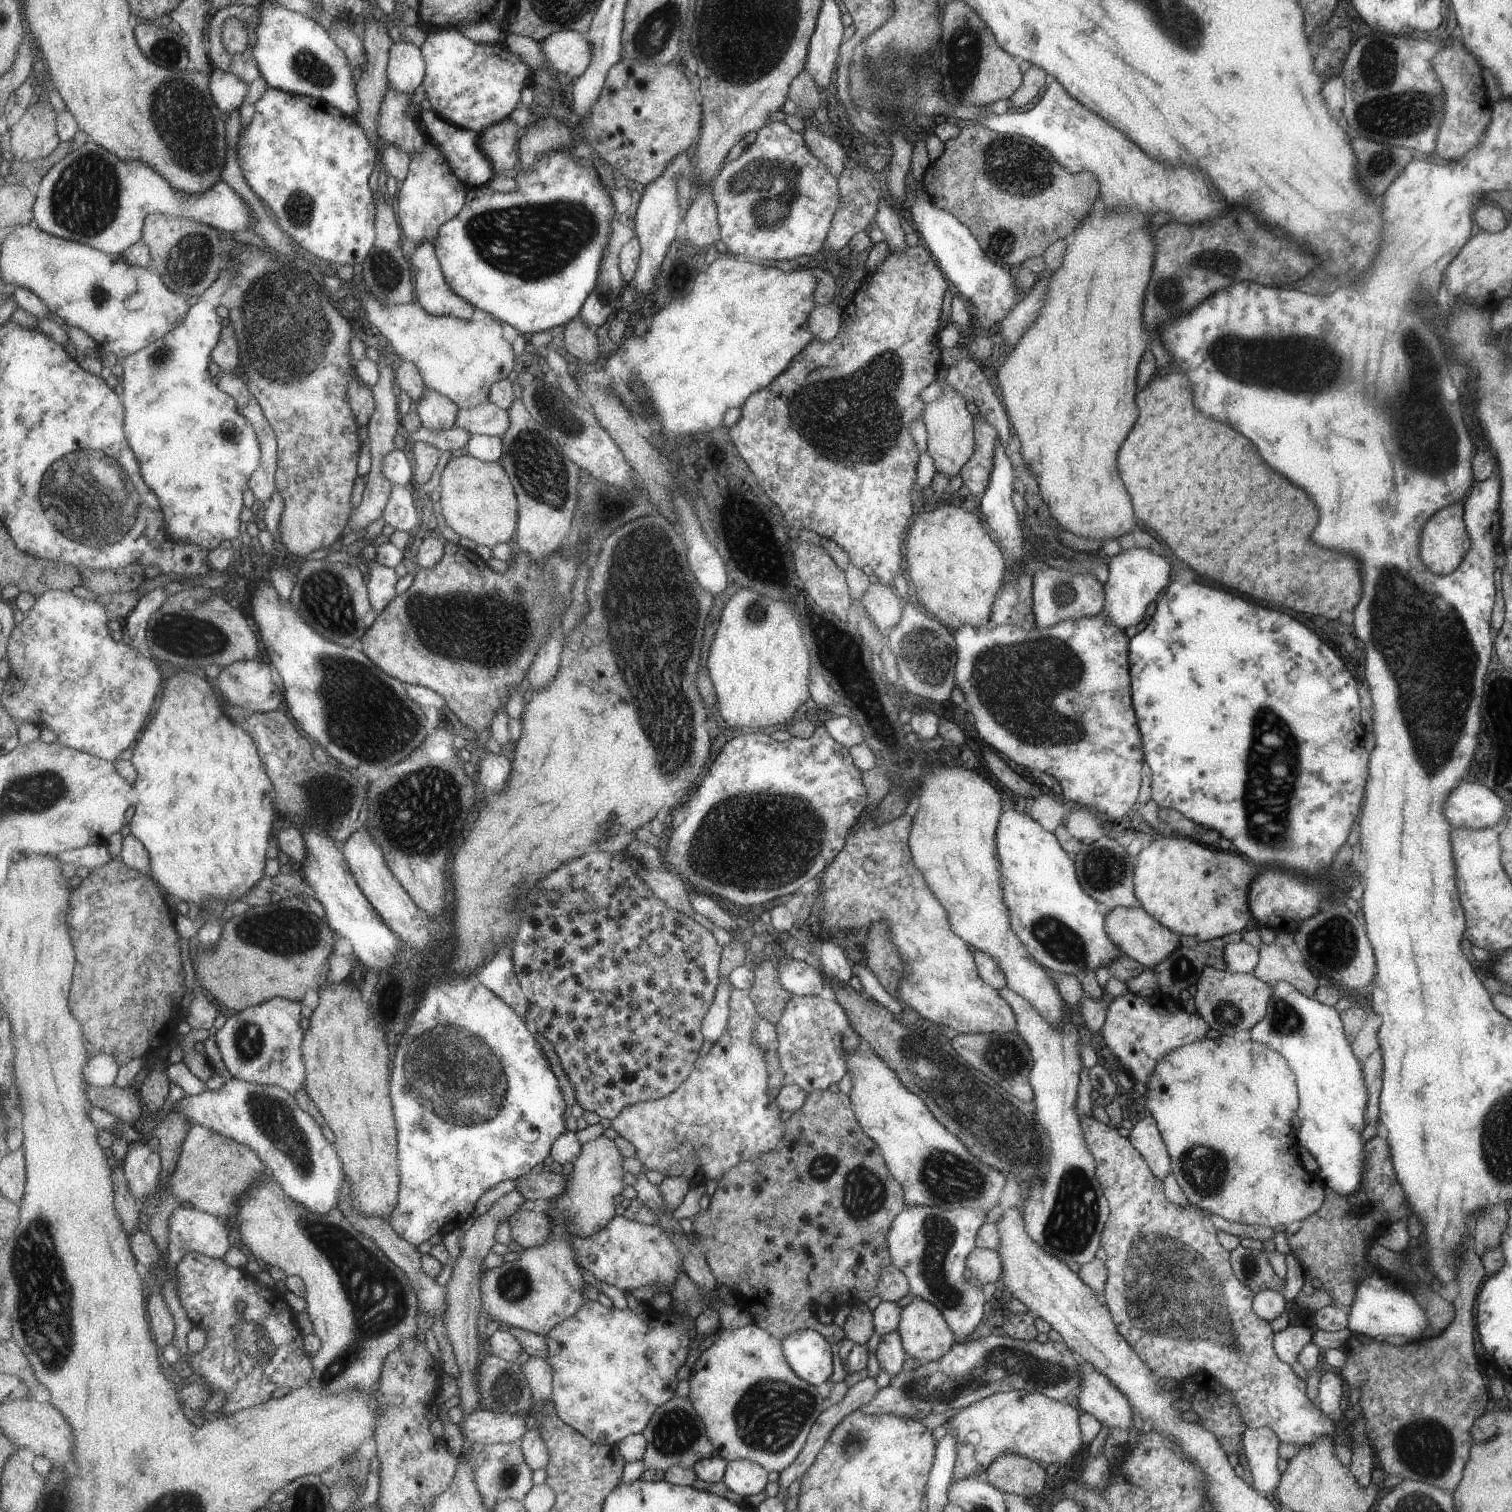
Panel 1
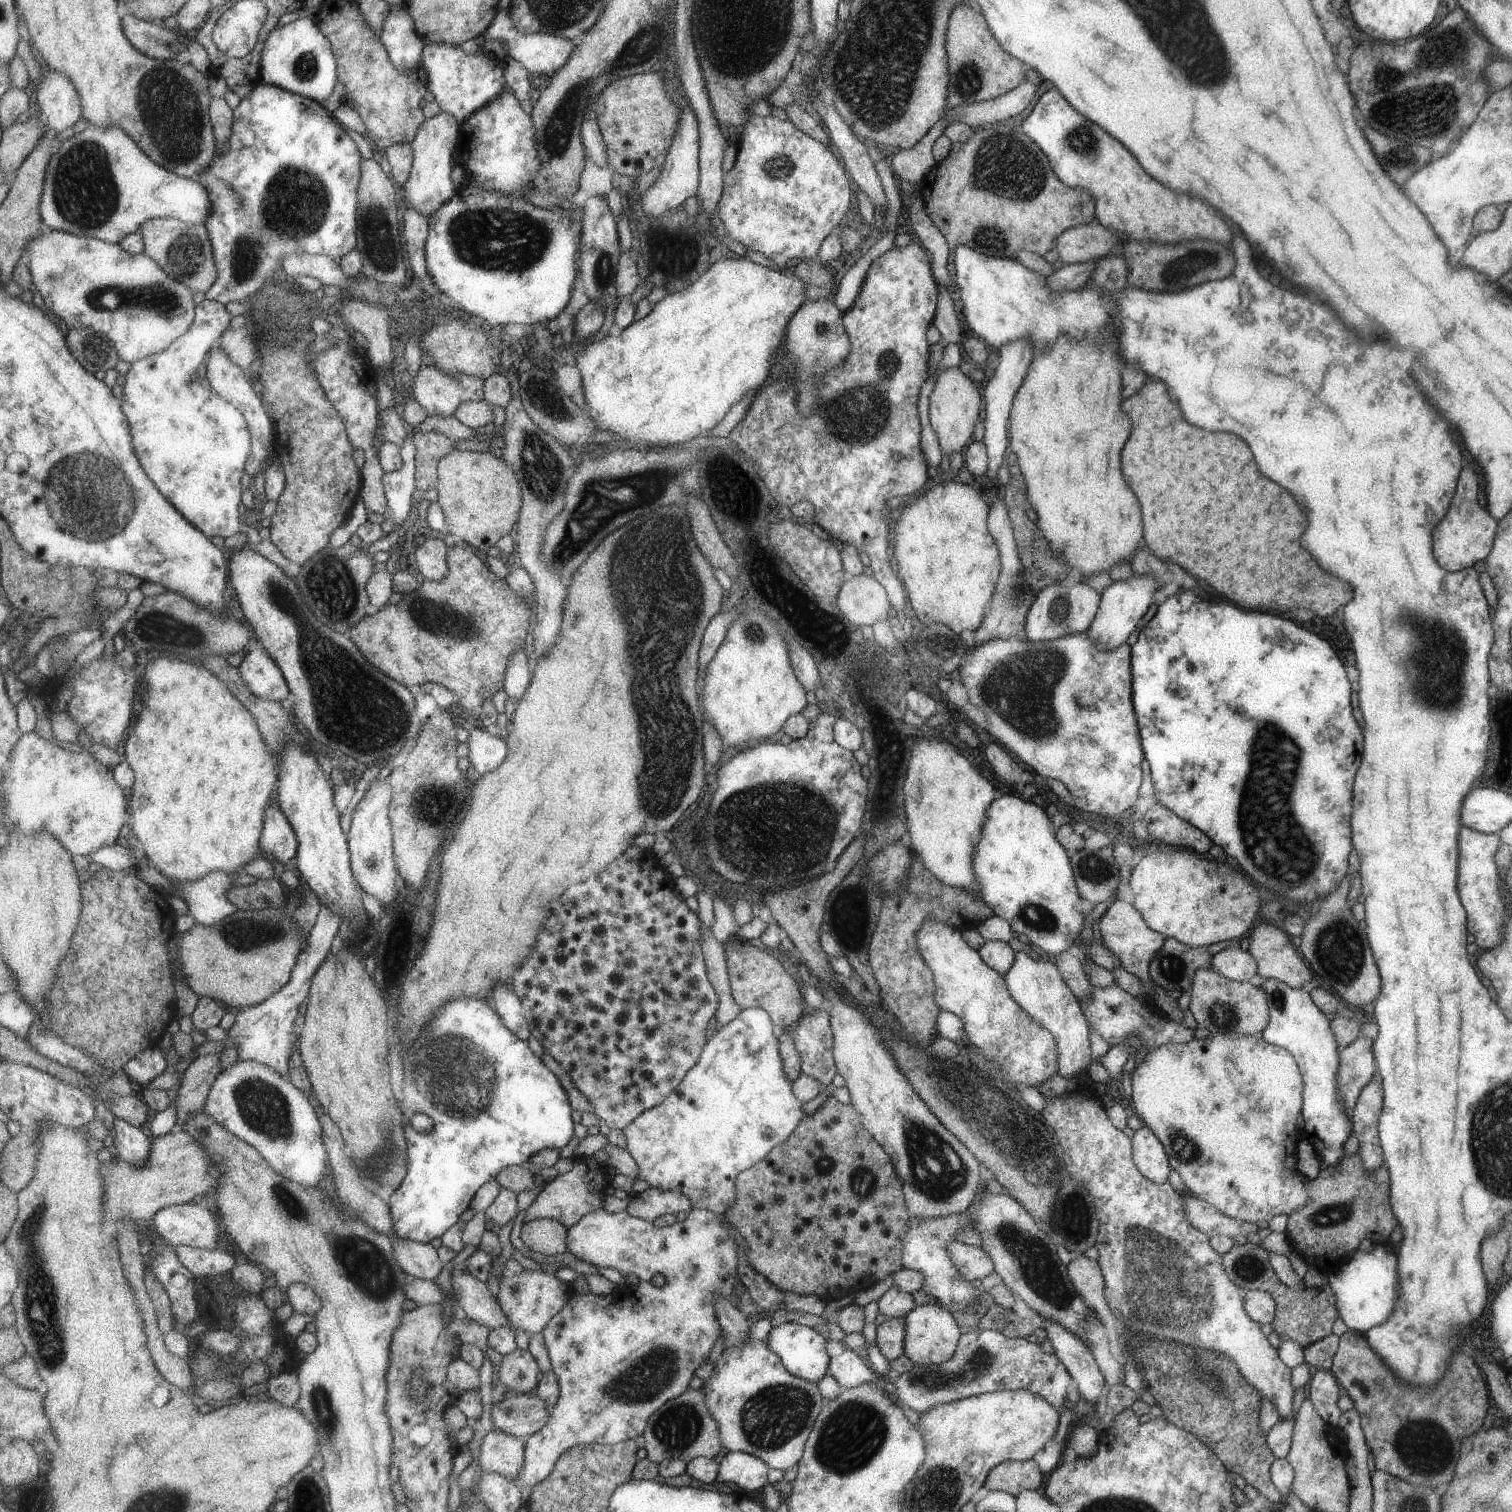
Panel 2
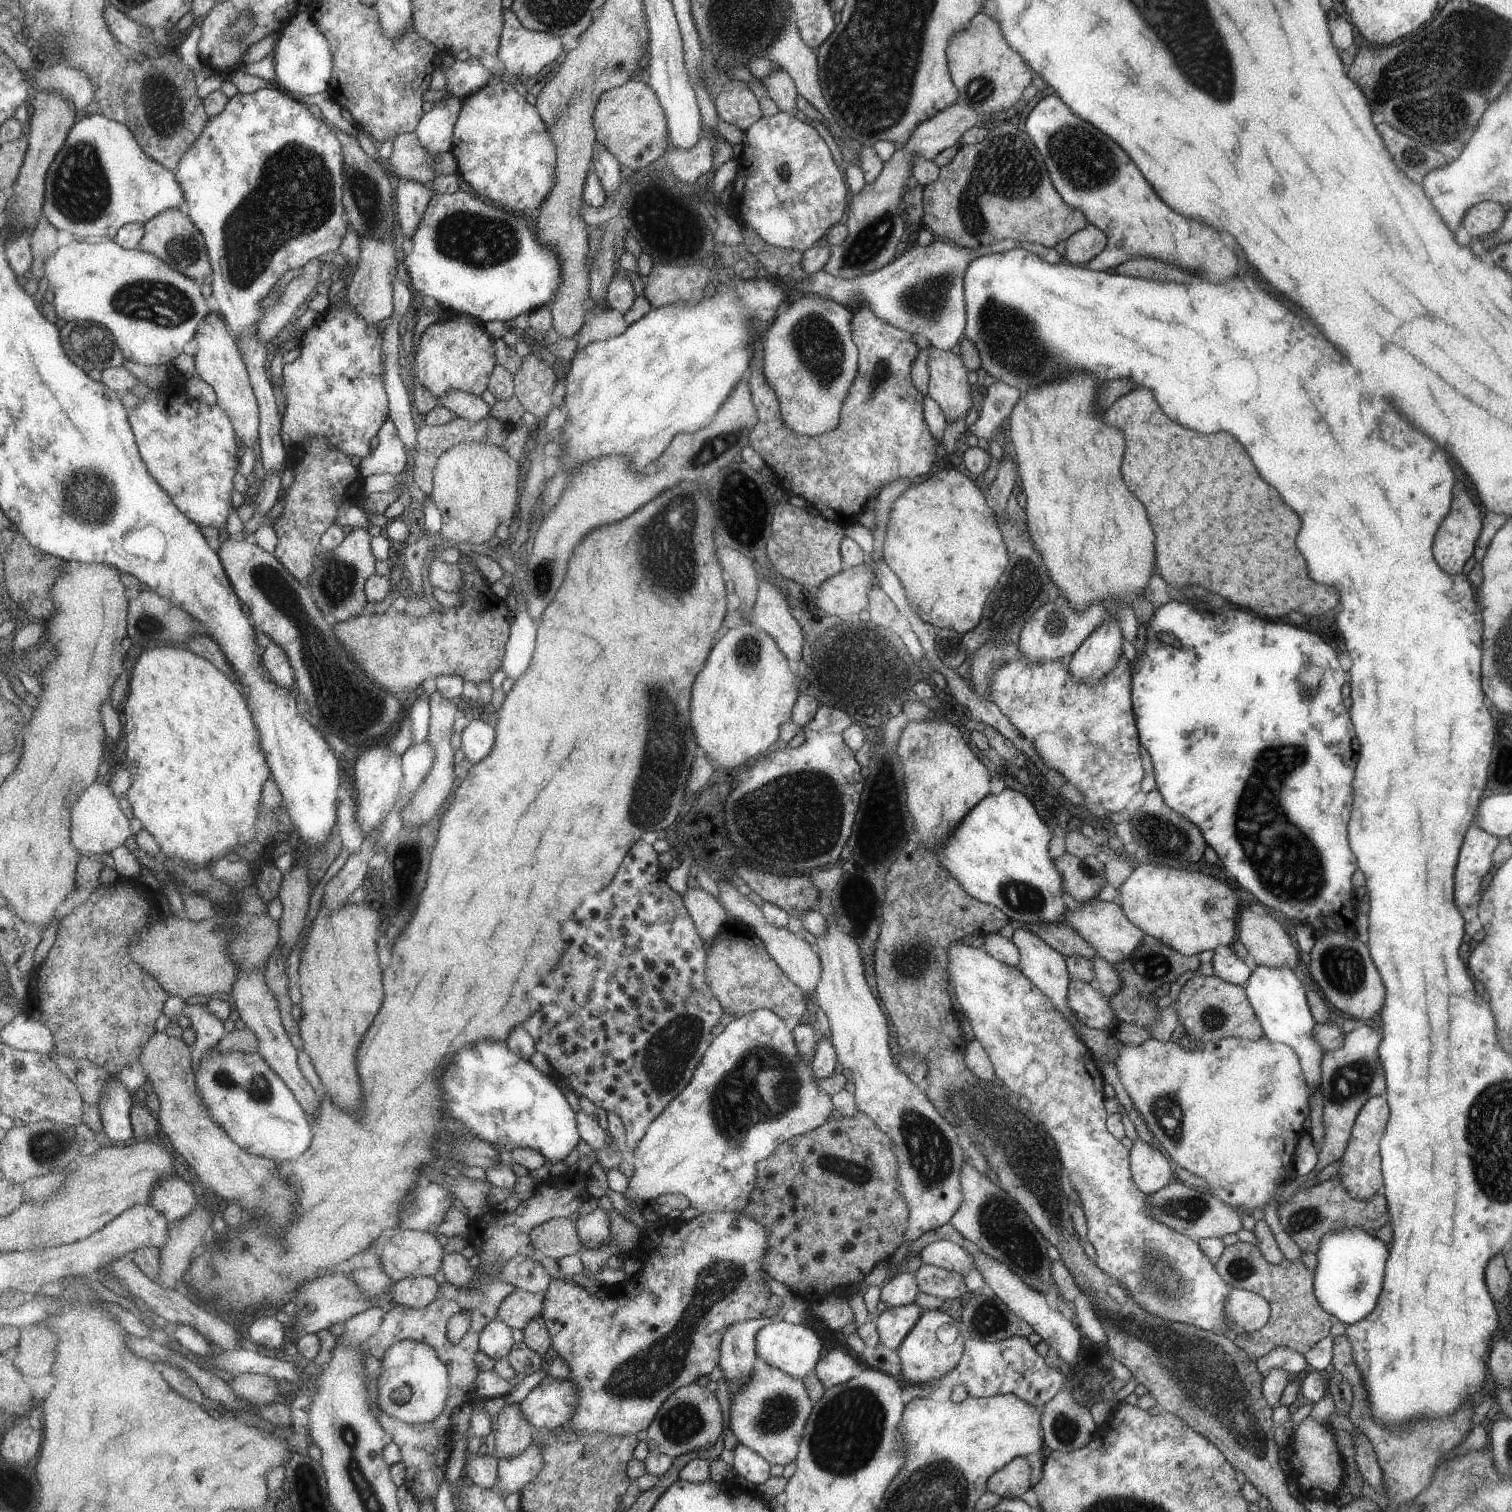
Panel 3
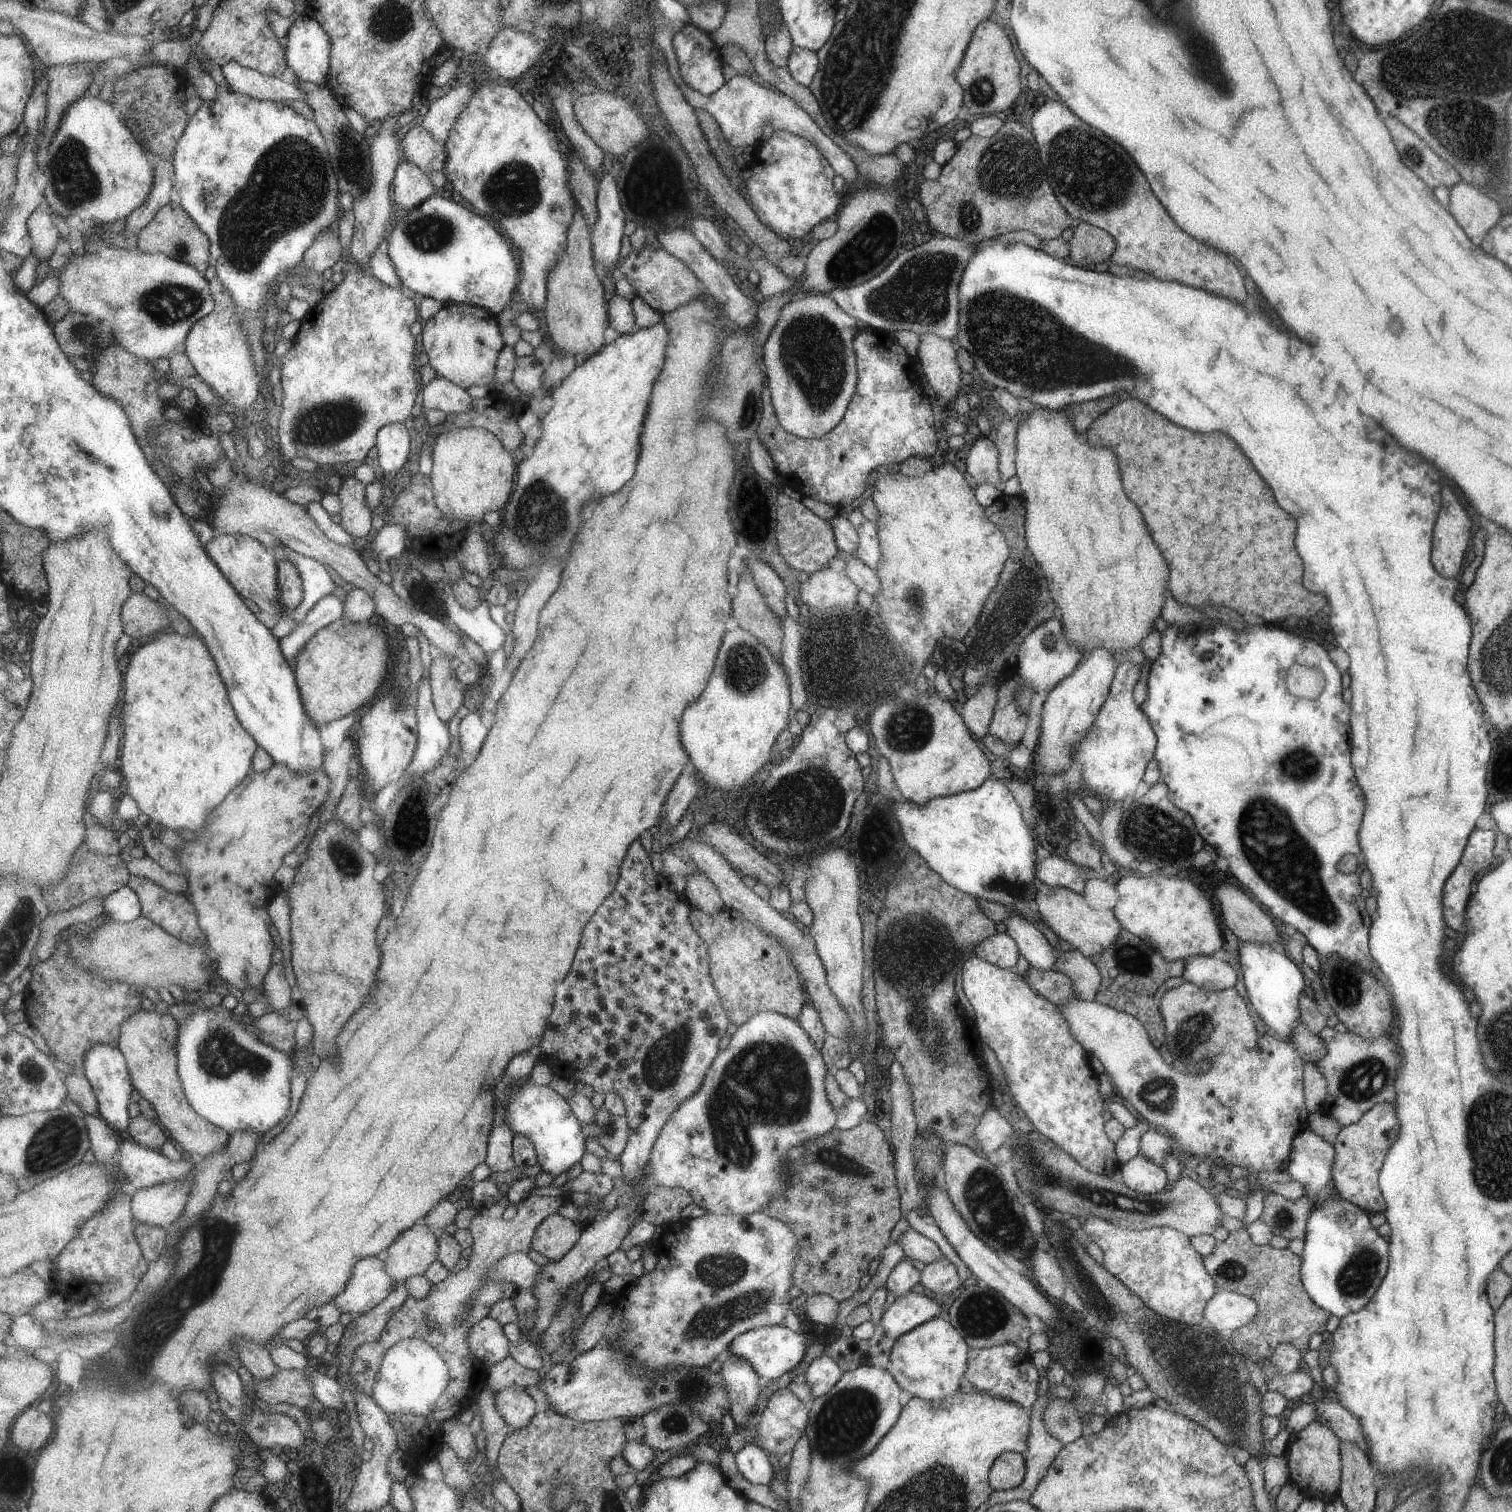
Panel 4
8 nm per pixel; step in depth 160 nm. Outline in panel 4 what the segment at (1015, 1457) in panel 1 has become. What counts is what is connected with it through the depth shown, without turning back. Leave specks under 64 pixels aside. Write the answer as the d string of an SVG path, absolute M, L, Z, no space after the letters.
M1011 1451L1000 1452L988 1472L988 1483L993 1491L1006 1491L1023 1482L1026 1462L1021 1455Z

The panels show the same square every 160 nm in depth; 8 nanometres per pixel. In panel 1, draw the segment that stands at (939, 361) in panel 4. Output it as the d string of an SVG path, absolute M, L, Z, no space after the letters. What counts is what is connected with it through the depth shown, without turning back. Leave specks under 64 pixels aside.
M945 383L941 394L931 402L925 404L922 412L926 428L926 453L933 461L935 471L945 474L949 479L959 474L961 467L968 462L975 448L975 430L971 430L971 414L966 400L952 386Z

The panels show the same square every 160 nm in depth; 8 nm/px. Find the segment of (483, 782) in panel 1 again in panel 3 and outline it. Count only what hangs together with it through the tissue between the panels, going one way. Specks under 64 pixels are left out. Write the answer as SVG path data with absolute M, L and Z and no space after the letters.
M470 714L470 722L461 732L462 750L465 757L473 762L483 760L495 744L495 728L487 724L484 717L479 714Z

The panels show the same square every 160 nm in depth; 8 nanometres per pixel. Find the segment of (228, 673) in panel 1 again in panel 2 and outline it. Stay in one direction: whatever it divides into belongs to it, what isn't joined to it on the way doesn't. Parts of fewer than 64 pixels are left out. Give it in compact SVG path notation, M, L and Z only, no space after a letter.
M264 647L251 650L239 665L251 693L270 701L285 700L291 689L282 668Z

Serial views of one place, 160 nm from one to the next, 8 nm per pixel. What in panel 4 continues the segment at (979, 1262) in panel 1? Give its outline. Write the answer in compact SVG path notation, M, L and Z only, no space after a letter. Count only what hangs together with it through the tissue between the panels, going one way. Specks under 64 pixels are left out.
M910 1226L901 1232L895 1242L901 1247L905 1258L921 1260L925 1265L943 1257L935 1242L917 1233Z

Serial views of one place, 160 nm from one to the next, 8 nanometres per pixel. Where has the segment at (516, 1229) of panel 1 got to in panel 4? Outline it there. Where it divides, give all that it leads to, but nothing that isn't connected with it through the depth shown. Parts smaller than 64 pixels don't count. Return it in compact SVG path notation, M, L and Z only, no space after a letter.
M555 1213L535 1231L532 1248L551 1261L560 1261L582 1238L583 1230L574 1220Z

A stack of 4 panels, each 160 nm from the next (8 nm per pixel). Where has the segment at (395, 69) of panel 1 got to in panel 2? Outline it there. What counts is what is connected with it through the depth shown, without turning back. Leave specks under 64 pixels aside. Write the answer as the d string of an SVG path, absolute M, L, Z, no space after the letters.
M391 5L390 12L380 37L396 67L402 71L412 71L422 62L426 42L418 33L416 20L407 5Z

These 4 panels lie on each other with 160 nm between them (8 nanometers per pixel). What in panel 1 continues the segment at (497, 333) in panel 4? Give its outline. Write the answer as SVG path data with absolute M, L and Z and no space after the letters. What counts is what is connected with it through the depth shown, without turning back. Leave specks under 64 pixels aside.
M427 386L423 398L417 404L417 413L421 418L422 426L434 431L455 425L459 409L460 406L454 400Z

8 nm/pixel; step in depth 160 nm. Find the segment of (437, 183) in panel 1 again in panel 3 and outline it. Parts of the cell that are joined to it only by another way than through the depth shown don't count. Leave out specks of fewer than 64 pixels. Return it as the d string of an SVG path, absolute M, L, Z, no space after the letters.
M446 97L437 103L419 123L417 134L420 143L439 158L445 151L451 151L454 140L454 128L460 117L462 104L457 97Z

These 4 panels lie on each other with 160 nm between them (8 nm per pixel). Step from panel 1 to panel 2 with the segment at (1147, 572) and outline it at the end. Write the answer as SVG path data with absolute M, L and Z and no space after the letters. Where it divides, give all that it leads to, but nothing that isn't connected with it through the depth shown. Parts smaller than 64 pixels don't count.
M1132 575L1129 580L1112 582L1100 595L1099 610L1087 630L1089 638L1101 649L1110 651L1124 643L1127 636L1136 629L1137 620L1141 618L1141 614L1151 604L1151 596L1153 596L1153 590L1157 588L1157 583L1159 581L1151 575Z

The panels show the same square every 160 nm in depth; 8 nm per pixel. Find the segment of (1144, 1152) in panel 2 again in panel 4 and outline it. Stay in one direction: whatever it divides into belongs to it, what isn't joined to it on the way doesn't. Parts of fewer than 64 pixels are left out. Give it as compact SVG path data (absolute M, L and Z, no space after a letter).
M1135 1155L1119 1168L1123 1184L1142 1195L1154 1195L1165 1189L1165 1172L1161 1166L1152 1164L1143 1155Z

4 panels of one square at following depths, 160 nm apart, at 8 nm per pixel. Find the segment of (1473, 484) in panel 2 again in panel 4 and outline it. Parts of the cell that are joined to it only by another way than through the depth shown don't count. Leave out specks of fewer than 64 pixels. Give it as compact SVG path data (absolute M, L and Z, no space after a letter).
M1449 486L1441 488L1441 500L1445 500L1445 508L1441 508L1437 528L1433 528L1433 568L1449 578L1457 576L1461 570L1463 552L1471 536L1471 522Z

